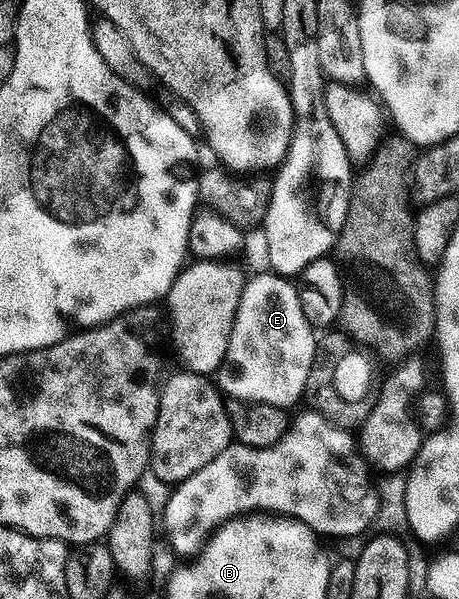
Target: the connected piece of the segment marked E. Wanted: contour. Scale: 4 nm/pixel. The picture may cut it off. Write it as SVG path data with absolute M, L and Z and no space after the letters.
M263 270L246 279L239 308L236 309L235 324L232 325L231 336L228 337L227 352L223 364L217 370L215 382L218 389L234 401L271 404L285 410L304 397L316 350L317 334L303 313L300 289L292 279Z

